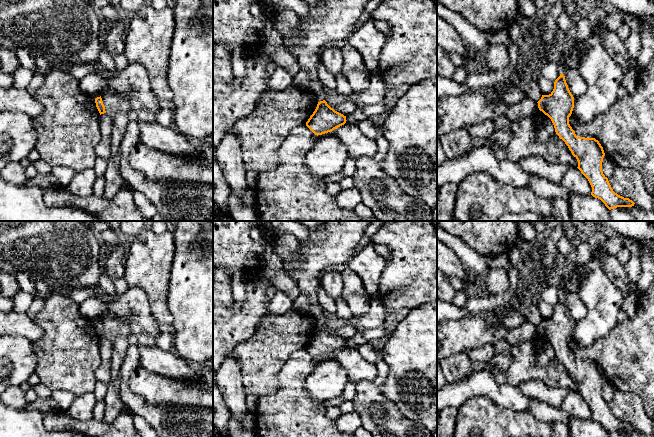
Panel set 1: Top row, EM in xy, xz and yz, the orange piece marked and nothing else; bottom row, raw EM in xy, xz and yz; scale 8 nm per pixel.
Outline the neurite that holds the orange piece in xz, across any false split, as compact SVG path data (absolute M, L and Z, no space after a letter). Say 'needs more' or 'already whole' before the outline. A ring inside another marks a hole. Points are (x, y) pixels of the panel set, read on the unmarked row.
already whole; M325 324L318 326L306 350L315 358L322 359L346 347L346 340L331 332Z

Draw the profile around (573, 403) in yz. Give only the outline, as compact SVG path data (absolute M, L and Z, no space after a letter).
M570 390L562 400L560 408L573 418L591 419L592 416L592 411L588 403L577 391Z

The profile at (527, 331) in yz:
M525 322L518 327L510 328L504 340L512 347L526 340L533 340L538 335L538 327L530 322Z

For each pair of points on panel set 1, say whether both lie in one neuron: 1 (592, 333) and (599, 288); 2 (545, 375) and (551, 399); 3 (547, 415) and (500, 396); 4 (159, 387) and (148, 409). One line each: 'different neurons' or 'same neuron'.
1: same neuron
2: different neurons
3: different neurons
4: different neurons

